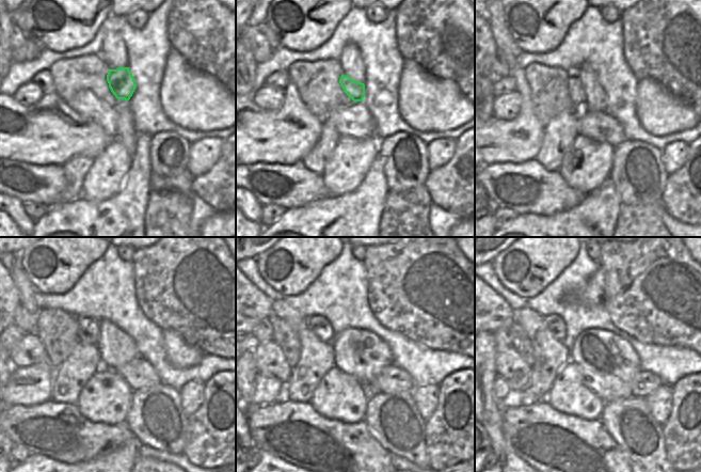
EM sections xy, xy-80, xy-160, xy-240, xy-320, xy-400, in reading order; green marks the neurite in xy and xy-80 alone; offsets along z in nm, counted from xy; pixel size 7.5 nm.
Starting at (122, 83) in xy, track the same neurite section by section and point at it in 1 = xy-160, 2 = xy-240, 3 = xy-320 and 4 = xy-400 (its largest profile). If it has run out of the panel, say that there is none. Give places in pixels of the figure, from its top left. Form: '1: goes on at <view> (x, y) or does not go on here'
1: goes on at xy-160 (575, 90)
2: goes on at xy-240 (89, 328)
3: goes on at xy-320 (319, 325)
4: goes on at xy-400 (557, 327)

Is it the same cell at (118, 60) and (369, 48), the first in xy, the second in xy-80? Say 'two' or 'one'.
two

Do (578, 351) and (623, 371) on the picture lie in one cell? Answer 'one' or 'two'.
one

